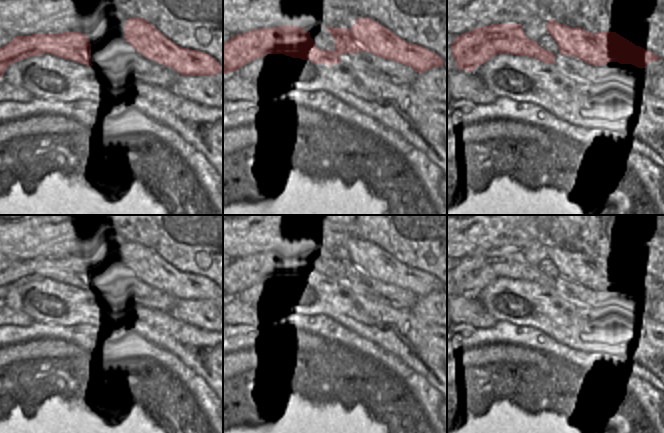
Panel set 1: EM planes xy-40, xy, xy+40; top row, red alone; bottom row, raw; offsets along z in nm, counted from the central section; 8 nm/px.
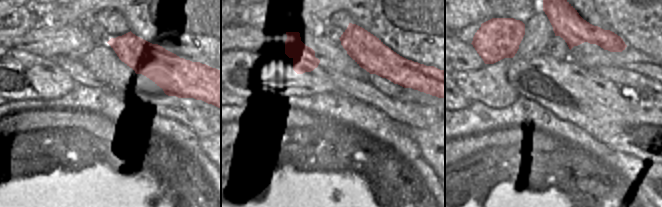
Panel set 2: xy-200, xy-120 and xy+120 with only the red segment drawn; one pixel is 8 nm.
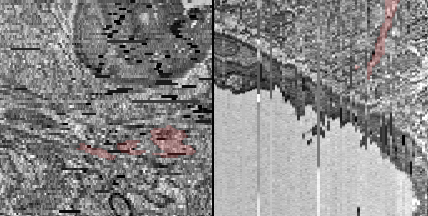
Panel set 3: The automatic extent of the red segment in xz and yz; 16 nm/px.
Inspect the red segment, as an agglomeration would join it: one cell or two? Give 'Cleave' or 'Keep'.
Cleave

